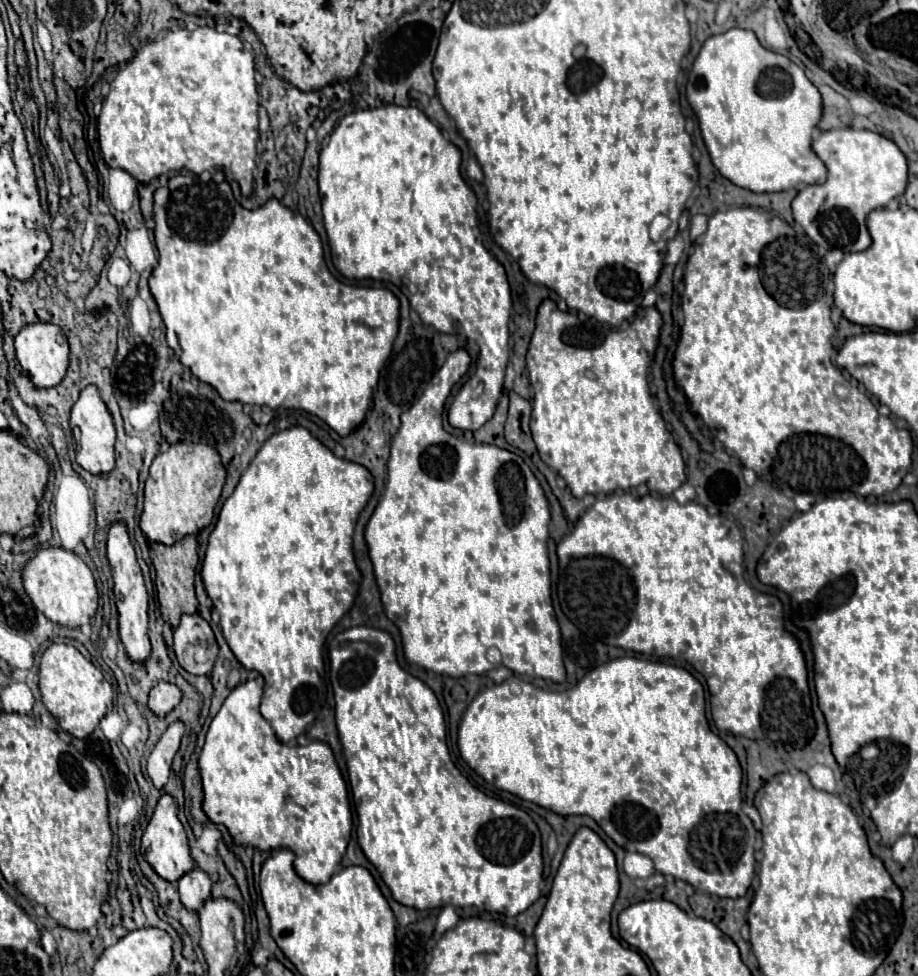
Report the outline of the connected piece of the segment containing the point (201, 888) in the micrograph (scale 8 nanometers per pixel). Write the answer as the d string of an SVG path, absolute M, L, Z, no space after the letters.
M198 867L192 873L188 873L188 877L182 877L178 881L178 891L180 891L182 905L190 911L196 911L196 913L210 899L210 889L212 889L210 877Z

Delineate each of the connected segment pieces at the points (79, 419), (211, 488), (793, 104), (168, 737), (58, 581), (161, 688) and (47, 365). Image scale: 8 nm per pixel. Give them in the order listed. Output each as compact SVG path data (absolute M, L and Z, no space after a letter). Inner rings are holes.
M94 385L86 387L80 393L80 399L74 403L72 415L70 415L70 427L76 433L76 463L94 475L110 473L114 469L116 429L112 423L112 415L108 413L108 409L106 409L104 401L100 399L98 389ZM78 431L80 431L80 435L78 435Z
M178 443L168 451L158 453L150 465L150 477L144 487L144 511L140 517L142 533L150 541L164 545L174 545L186 535L198 535L212 523L224 479L226 471L220 463L218 451L204 443L196 443L194 451Z
M730 29L708 37L688 75L686 97L698 117L702 139L714 167L734 185L754 193L764 193L826 181L826 167L810 147L812 131L822 115L820 93L796 63L762 47L752 31Z
M180 721L172 723L166 729L166 733L160 737L154 751L148 757L148 767L146 769L148 769L148 775L150 775L156 789L162 789L168 781L172 759L174 759L178 747L180 747L182 733L184 733L184 725L180 725Z
M40 547L34 557L22 569L22 583L36 605L50 621L66 627L80 627L90 623L98 609L98 589L94 583L94 575L88 565L74 553L62 547Z
M158 683L154 685L152 693L150 693L150 701L148 701L148 709L156 715L156 717L166 717L178 703L180 703L180 689L176 689L176 685L168 685L168 683Z
M52 323L26 325L16 335L14 341L16 341L16 359L22 367L22 373L30 375L30 381L34 383L34 387L46 389L46 387L56 387L62 383L70 363L70 347L68 347L64 331L58 325L52 325Z

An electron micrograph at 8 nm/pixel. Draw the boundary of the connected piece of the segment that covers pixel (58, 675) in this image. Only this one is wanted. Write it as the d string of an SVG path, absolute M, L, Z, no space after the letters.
M52 643L42 655L38 675L42 703L58 719L60 727L78 739L86 739L113 707L112 684L72 645Z

